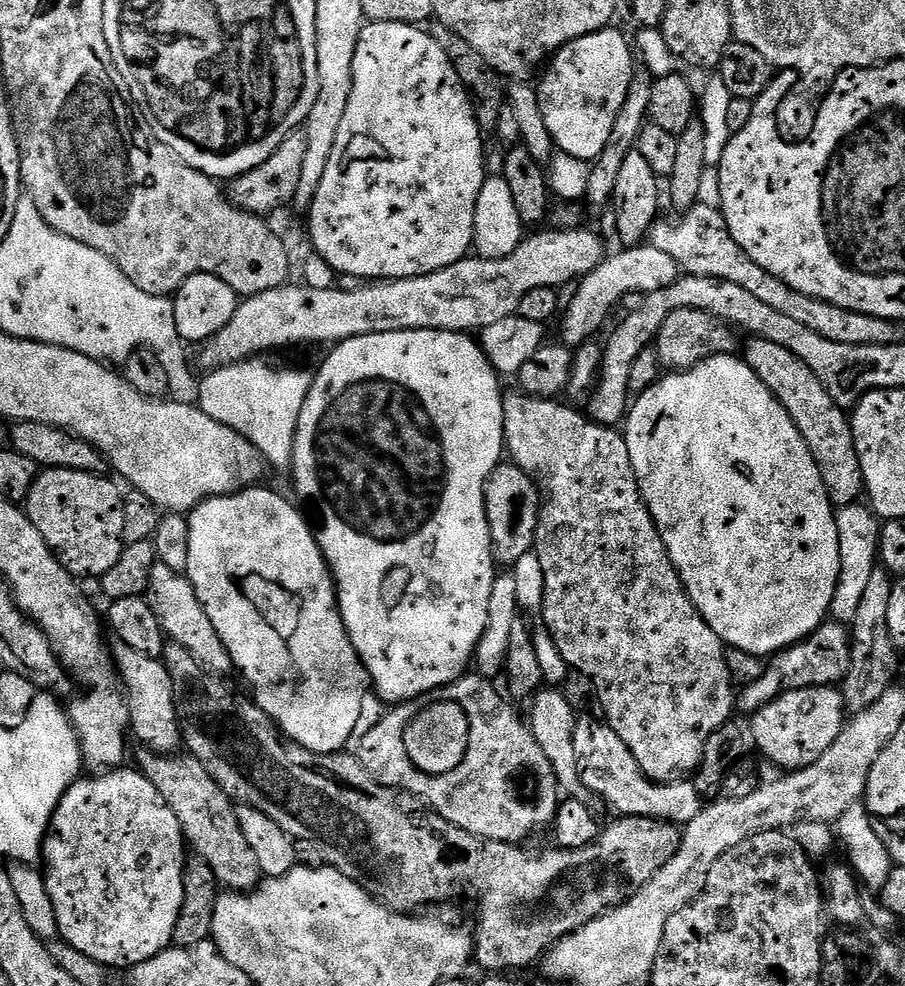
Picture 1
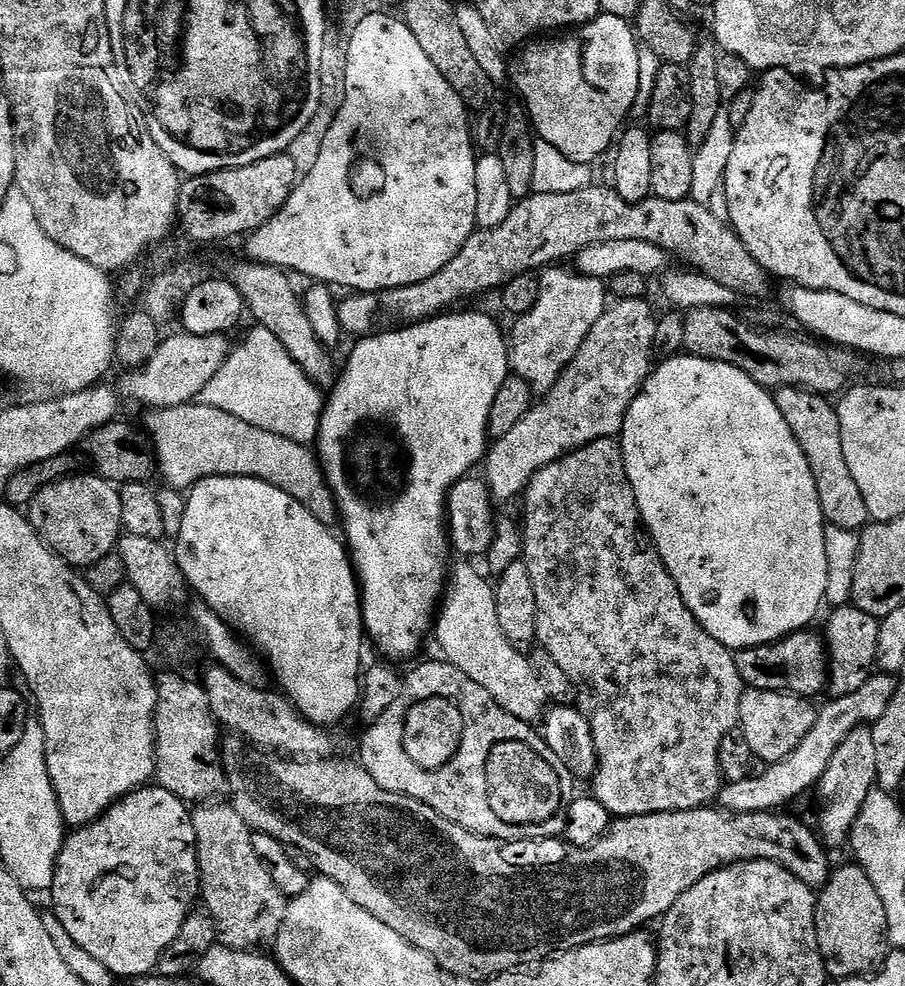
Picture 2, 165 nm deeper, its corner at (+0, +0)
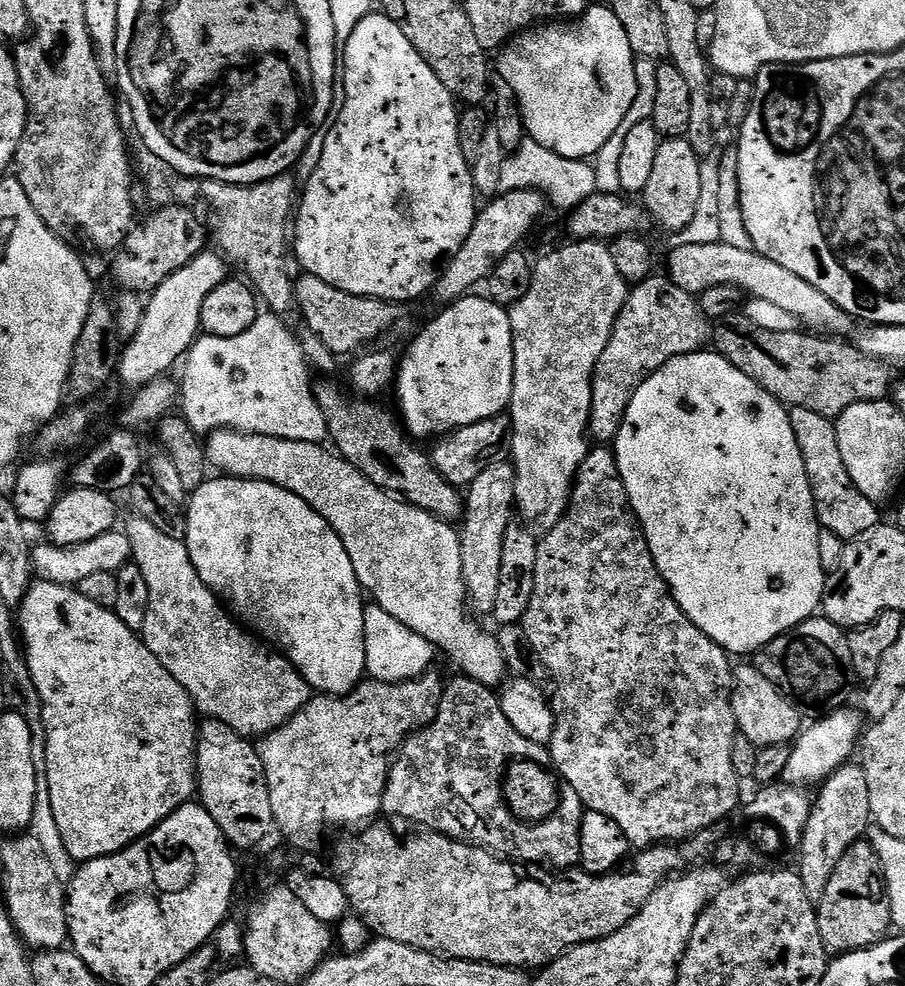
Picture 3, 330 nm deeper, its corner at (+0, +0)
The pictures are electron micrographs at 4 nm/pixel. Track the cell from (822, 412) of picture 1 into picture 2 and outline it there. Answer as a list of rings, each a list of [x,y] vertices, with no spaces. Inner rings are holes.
[[[778,388],[774,395],[778,410],[782,410],[782,418],[786,418],[810,462],[825,521],[834,526],[842,526],[842,530],[859,533],[869,523],[870,517],[862,493],[858,491],[858,482],[854,482],[854,474],[850,474],[850,465],[846,462],[836,404],[829,397],[808,392],[805,388]]]

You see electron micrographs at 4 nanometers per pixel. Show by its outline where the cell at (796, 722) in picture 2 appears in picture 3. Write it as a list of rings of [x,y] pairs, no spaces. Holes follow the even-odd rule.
[[[751,663],[735,669],[732,685],[732,709],[739,735],[750,738],[759,750],[764,747],[791,745],[802,731],[802,713],[787,696]]]

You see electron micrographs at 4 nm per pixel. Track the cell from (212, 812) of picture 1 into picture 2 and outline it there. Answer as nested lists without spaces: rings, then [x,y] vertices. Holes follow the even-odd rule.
[[[212,802],[200,806],[192,812],[194,832],[196,834],[196,857],[200,862],[200,896],[203,907],[216,919],[216,939],[225,948],[234,950],[259,949],[259,944],[275,941],[282,930],[284,919],[288,913],[289,897],[284,896],[274,886],[266,866],[262,866],[262,858],[254,854],[253,831],[248,827],[236,809],[227,803]]]

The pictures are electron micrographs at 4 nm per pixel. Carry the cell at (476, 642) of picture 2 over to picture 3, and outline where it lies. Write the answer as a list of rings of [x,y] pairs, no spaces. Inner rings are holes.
[[[218,428],[207,437],[206,451],[209,465],[213,469],[225,468],[229,477],[265,480],[274,486],[282,486],[282,490],[290,490],[290,494],[298,494],[298,498],[309,504],[336,531],[338,538],[342,538],[342,546],[346,546],[346,554],[350,554],[350,563],[354,566],[360,587],[371,599],[372,596],[376,599],[373,600],[375,607],[386,610],[386,614],[402,622],[402,626],[410,626],[414,634],[422,634],[433,649],[441,648],[460,667],[459,671],[471,680],[490,689],[505,683],[509,670],[502,658],[499,639],[493,633],[491,636],[483,632],[471,620],[468,591],[462,574],[460,533],[449,521],[440,520],[434,514],[374,486],[374,482],[370,482],[339,454],[329,451],[324,444],[237,432],[235,428]]]

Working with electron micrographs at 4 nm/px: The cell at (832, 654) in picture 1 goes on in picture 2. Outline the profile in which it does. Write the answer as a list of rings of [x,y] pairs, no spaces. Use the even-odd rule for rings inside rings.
[[[854,606],[832,608],[829,613],[828,625],[822,628],[824,645],[828,648],[826,692],[831,699],[837,700],[846,694],[854,694],[854,690],[862,690],[874,675],[881,617],[866,614],[866,610],[858,610]]]

